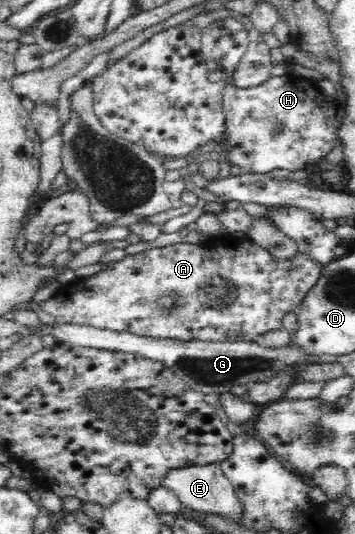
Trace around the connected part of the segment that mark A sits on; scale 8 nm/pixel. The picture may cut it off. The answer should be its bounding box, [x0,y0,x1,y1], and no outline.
[35,239,320,341]

